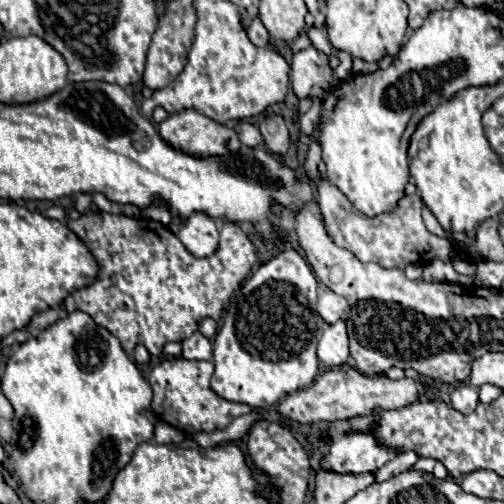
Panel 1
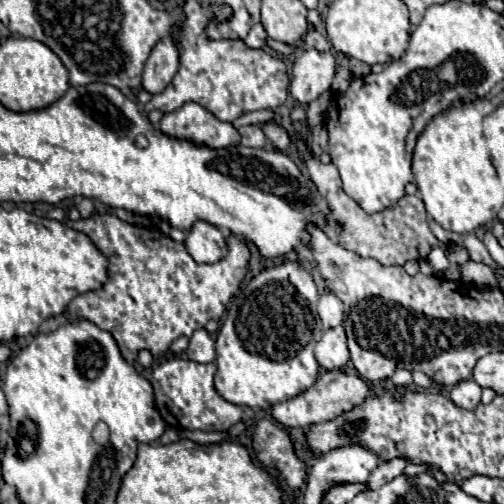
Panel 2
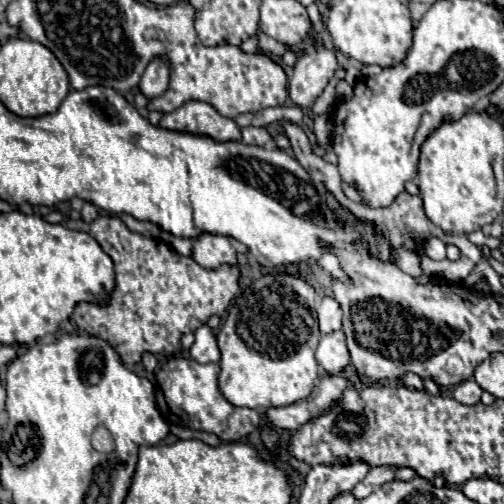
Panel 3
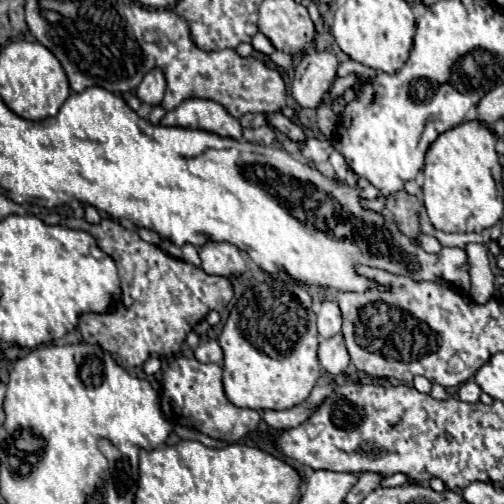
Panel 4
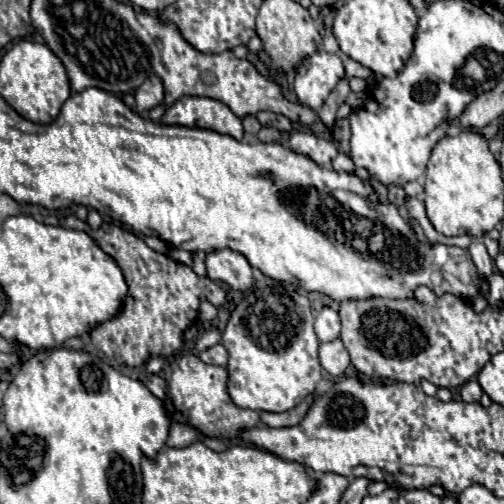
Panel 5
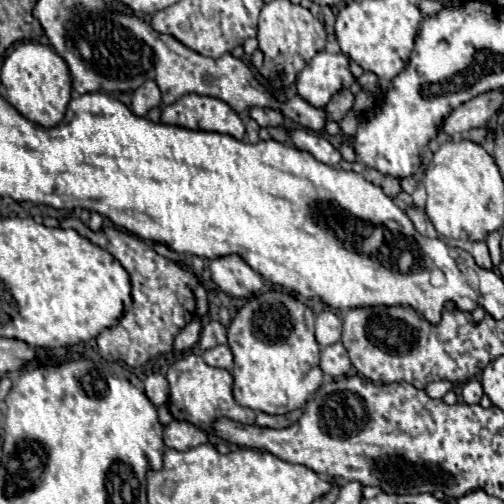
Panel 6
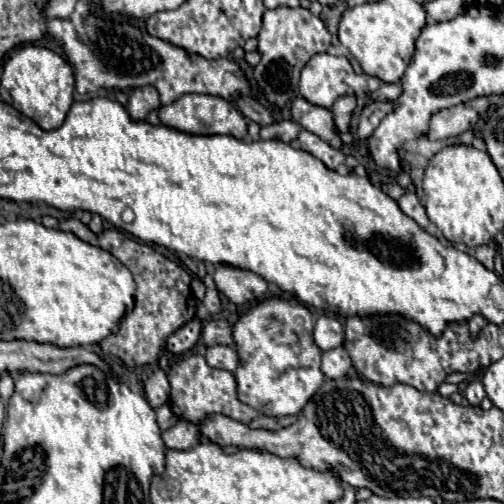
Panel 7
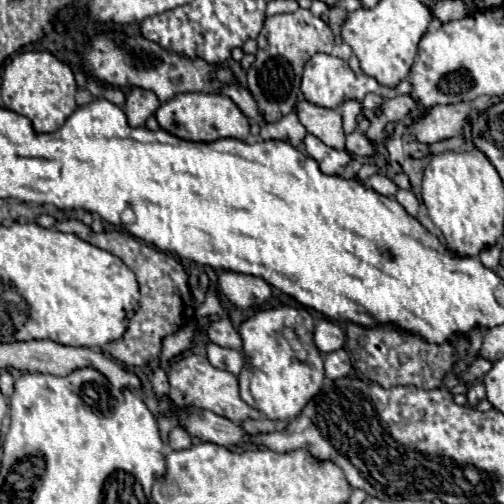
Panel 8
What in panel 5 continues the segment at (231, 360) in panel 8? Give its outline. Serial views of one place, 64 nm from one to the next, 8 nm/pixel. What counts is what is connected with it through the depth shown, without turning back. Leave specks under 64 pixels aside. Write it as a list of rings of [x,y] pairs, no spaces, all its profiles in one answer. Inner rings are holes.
[[[216,344],[208,350],[204,350],[200,354],[200,358],[206,362],[206,364],[214,364],[214,366],[228,366],[228,350],[222,346],[222,344]]]

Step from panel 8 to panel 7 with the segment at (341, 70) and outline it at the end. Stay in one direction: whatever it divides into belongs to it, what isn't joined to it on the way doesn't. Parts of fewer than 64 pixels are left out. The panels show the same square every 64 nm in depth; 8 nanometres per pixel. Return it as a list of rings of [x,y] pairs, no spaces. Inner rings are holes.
[[[316,54],[310,58],[310,62],[302,68],[302,78],[300,78],[300,94],[322,108],[332,108],[332,104],[340,96],[354,96],[360,98],[368,92],[374,92],[380,88],[380,80],[368,74],[354,74],[350,62],[344,56],[332,56],[332,54]]]

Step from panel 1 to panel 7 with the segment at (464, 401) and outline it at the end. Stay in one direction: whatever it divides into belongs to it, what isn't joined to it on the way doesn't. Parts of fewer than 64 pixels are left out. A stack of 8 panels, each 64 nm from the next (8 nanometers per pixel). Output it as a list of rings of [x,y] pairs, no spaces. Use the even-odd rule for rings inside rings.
[[[472,380],[472,382],[468,384],[468,388],[466,388],[464,396],[466,396],[466,400],[468,400],[472,406],[478,406],[478,404],[482,402],[482,398],[486,396],[482,382],[480,382],[480,380]]]

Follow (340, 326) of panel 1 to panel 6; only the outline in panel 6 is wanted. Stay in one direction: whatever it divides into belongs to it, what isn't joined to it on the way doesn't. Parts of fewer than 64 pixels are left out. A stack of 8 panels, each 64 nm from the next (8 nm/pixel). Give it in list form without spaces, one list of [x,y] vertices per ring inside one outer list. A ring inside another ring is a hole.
[[[336,342],[328,348],[324,348],[320,352],[320,368],[324,374],[336,378],[336,376],[344,376],[350,370],[350,358],[346,348],[342,346],[342,342]]]

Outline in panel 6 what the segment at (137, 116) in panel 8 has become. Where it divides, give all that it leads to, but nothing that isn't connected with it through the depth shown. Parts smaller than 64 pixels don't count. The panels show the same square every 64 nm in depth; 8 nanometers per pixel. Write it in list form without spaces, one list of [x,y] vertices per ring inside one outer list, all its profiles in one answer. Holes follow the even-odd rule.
[[[144,82],[138,90],[134,90],[132,94],[132,112],[136,116],[148,116],[148,110],[158,108],[162,104],[160,98],[160,90],[156,86],[156,82]]]

